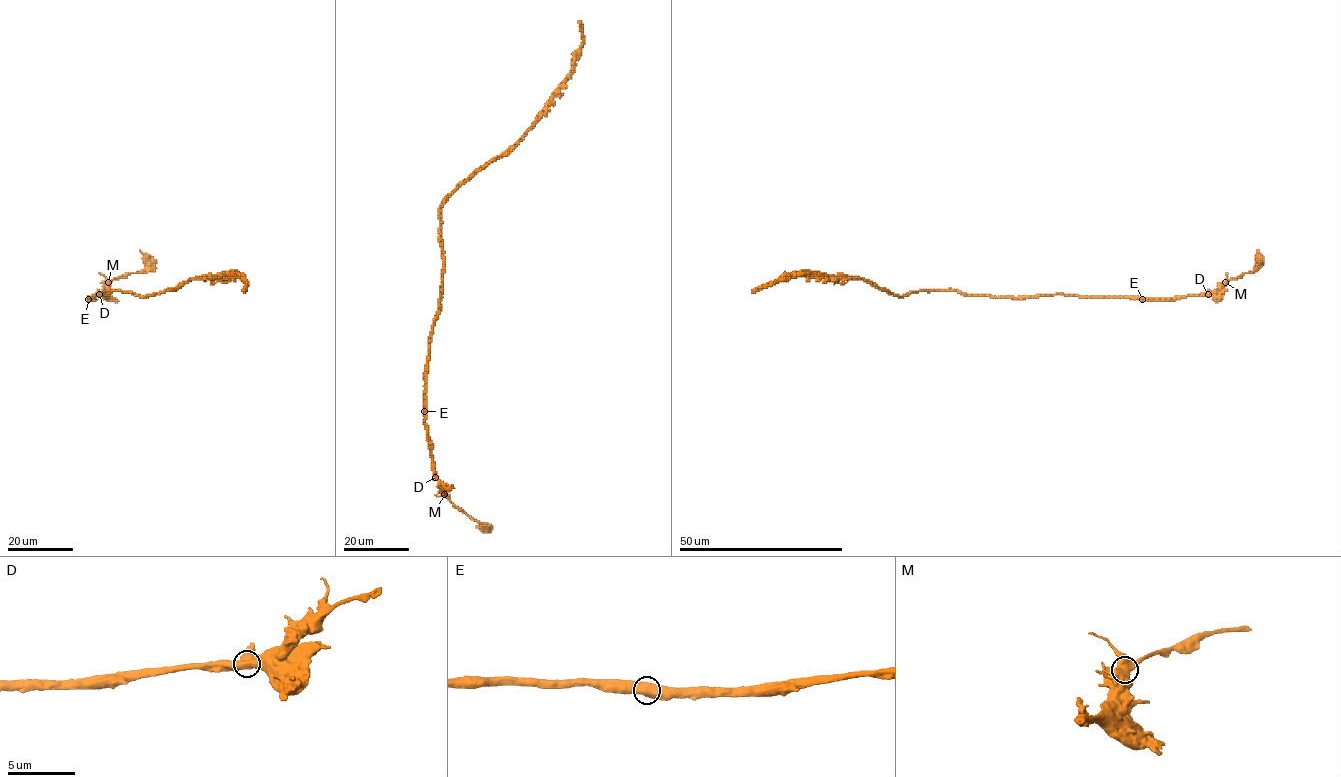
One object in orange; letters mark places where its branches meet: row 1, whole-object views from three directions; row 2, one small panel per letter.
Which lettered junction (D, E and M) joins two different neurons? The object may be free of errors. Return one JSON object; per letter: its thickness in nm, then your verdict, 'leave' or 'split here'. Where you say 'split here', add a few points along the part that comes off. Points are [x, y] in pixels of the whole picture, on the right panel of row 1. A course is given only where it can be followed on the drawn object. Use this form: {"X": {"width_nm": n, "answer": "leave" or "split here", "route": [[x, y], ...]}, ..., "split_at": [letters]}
{"D": {"width_nm": 550, "answer": "leave"}, "E": {"width_nm": 600, "answer": "leave"}, "M": {"width_nm": 550, "answer": "leave"}, "split_at": []}

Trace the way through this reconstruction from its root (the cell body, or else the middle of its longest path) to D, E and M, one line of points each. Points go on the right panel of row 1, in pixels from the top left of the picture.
D: (995, 297), (1065, 295), (1168, 299), (1208, 294)
E: (995, 297), (1065, 295), (1142, 299)
M: (995, 297), (1065, 295), (1168, 299), (1208, 295), (1225, 282)

